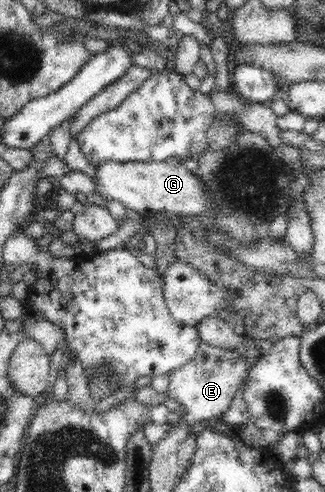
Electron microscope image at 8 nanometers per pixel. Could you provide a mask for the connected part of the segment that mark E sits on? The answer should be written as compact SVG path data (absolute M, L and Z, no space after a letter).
M201 343L191 361L170 373L168 390L164 394L186 409L183 420L186 425L193 426L195 423L221 419L222 414L227 412L233 403L237 388L247 380L247 357L249 355L239 355L232 349Z

